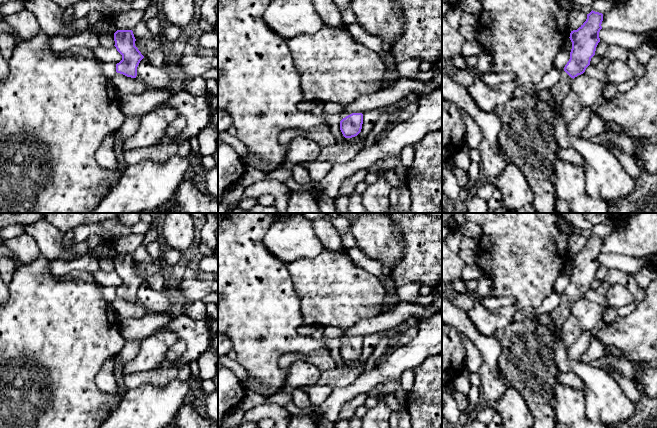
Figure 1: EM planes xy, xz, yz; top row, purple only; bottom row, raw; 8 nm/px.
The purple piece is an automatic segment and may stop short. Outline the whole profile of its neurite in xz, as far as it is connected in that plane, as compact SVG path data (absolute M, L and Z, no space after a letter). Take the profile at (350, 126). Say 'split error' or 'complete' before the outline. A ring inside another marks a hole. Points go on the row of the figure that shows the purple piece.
complete; M352 113L340 121L340 130L345 138L357 136L362 129L363 114Z

